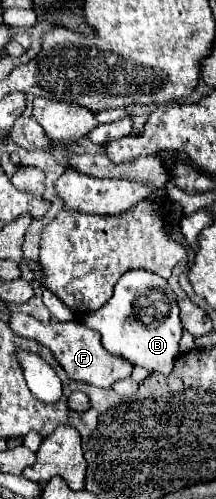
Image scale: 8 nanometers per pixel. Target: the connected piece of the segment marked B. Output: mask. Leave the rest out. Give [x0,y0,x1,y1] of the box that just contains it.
[79,270,181,374]

